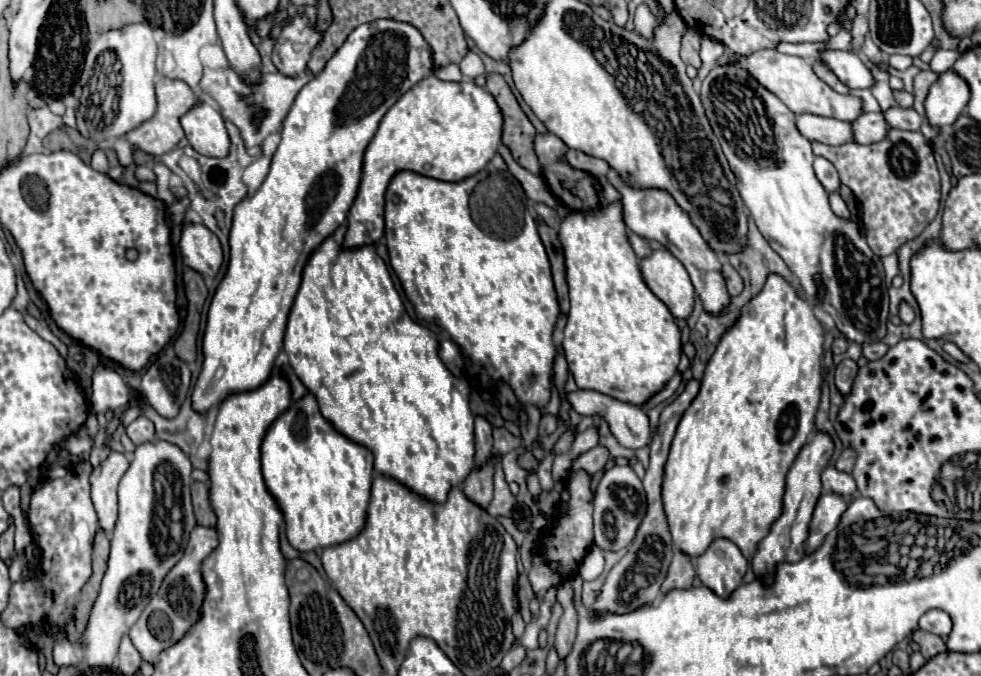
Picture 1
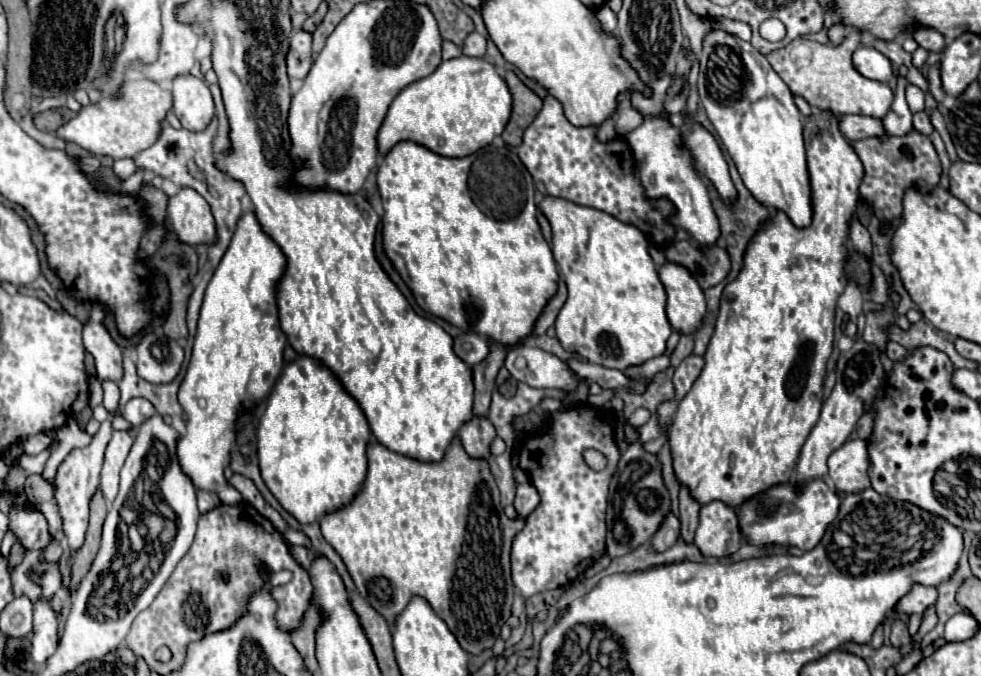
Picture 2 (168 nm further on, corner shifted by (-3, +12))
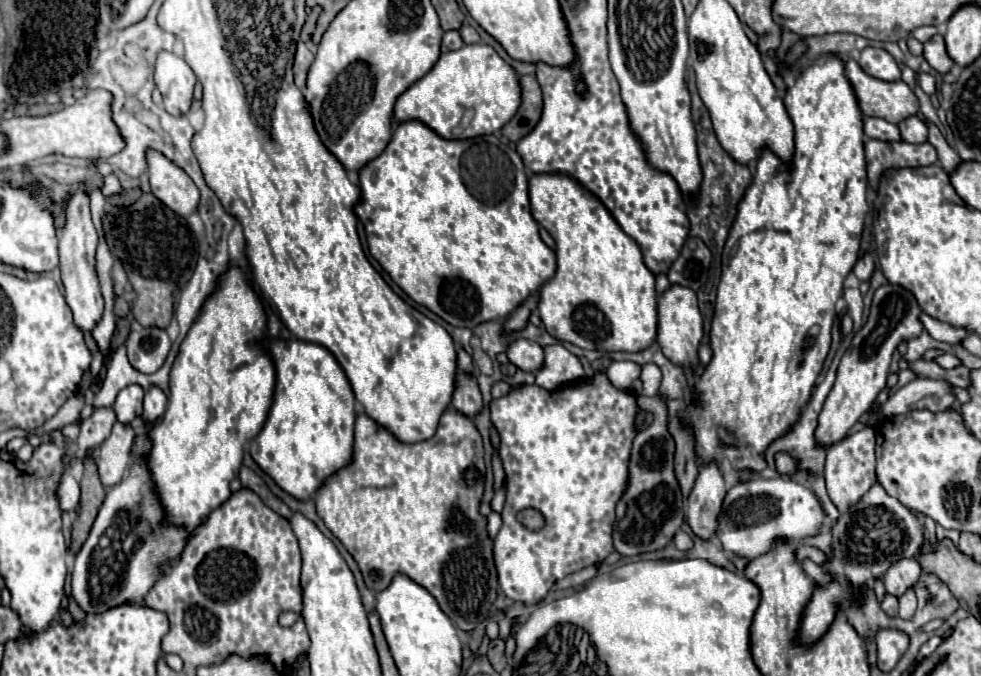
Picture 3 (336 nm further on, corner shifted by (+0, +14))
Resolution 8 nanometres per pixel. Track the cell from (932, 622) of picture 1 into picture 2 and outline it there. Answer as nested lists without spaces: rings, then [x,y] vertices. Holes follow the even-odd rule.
[[[913,586],[913,590],[897,604],[899,612],[905,614],[923,614],[927,612],[927,608],[937,604],[937,588],[925,588],[925,586]]]

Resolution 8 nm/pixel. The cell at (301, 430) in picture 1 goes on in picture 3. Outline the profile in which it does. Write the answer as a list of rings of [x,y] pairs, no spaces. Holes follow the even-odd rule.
[[[270,338],[266,348],[276,368],[276,390],[268,420],[250,442],[250,454],[282,490],[308,500],[326,476],[352,460],[356,398],[342,366],[324,346],[296,338]]]

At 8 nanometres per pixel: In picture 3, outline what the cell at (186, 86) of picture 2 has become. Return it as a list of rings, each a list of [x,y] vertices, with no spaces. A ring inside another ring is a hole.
[[[158,52],[154,64],[154,82],[164,98],[164,108],[172,116],[186,114],[192,106],[196,76],[182,56],[174,52]]]

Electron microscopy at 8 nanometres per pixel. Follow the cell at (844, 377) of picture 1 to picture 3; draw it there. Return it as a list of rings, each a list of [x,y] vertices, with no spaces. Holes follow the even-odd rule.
[[[884,284],[874,292],[868,320],[856,332],[852,346],[842,356],[836,384],[820,412],[818,428],[816,428],[816,438],[820,444],[830,446],[842,440],[846,432],[860,420],[860,416],[874,404],[876,396],[886,386],[886,376],[890,370],[892,354],[896,352],[900,342],[908,342],[910,338],[918,338],[922,334],[924,326],[920,322],[920,314],[922,310],[914,294],[902,286]]]

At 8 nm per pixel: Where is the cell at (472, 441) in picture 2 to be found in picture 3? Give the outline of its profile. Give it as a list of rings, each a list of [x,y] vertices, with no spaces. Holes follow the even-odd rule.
[[[464,372],[456,374],[456,384],[454,384],[450,406],[470,418],[474,418],[482,410],[482,396],[480,396],[474,374],[464,374]]]

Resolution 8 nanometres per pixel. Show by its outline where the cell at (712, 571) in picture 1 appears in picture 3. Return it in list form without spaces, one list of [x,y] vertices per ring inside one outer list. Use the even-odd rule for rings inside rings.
[[[704,462],[686,500],[686,522],[700,538],[710,538],[718,526],[718,512],[726,496],[724,478],[714,462]]]

